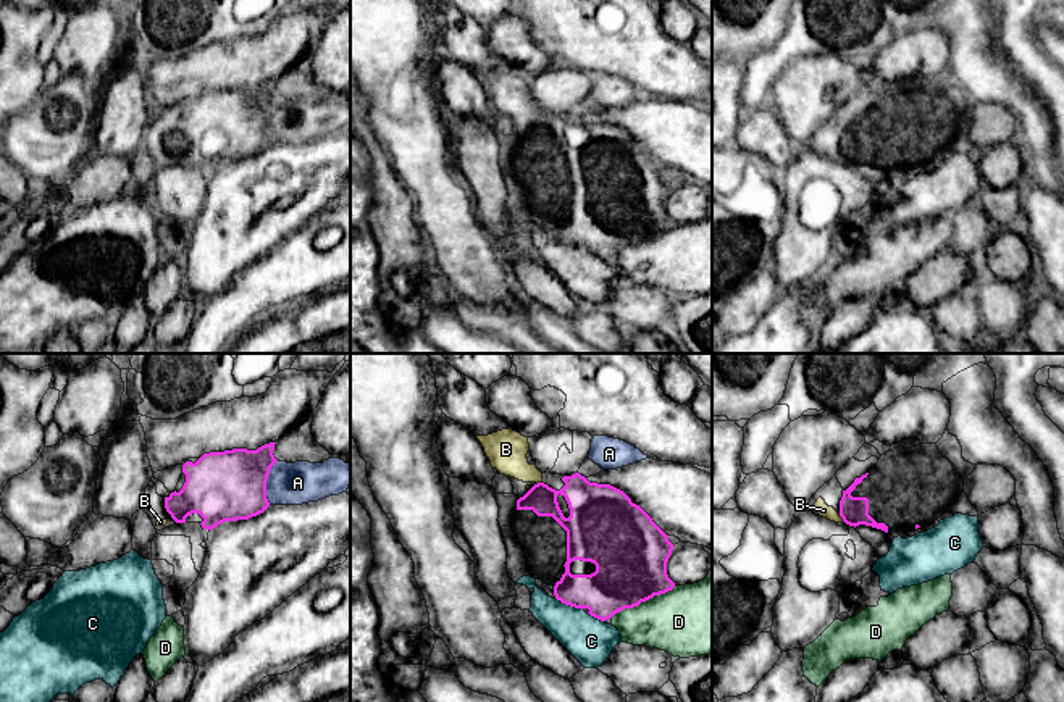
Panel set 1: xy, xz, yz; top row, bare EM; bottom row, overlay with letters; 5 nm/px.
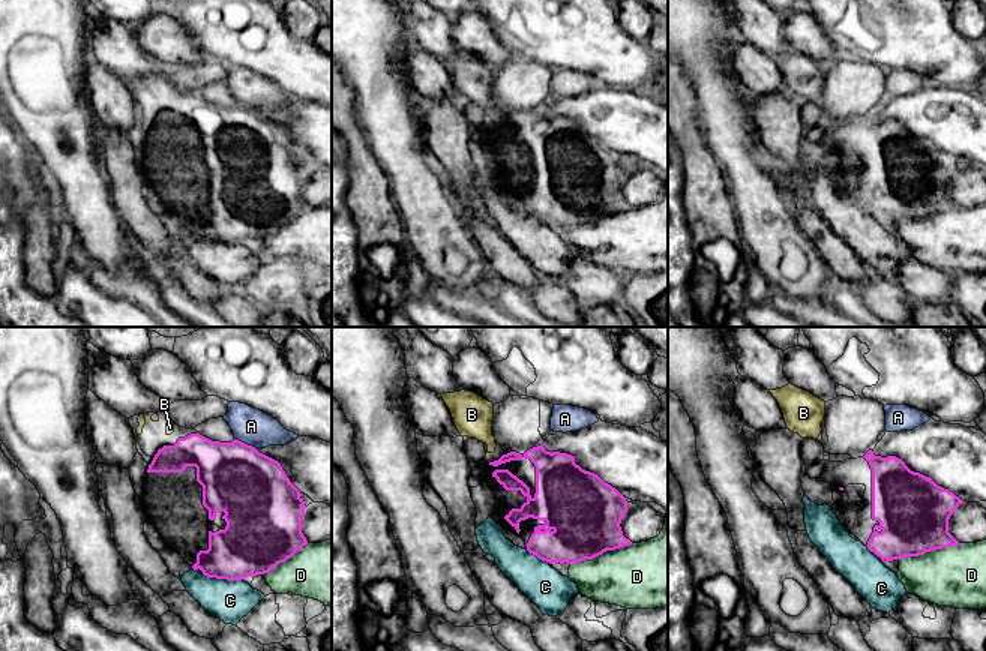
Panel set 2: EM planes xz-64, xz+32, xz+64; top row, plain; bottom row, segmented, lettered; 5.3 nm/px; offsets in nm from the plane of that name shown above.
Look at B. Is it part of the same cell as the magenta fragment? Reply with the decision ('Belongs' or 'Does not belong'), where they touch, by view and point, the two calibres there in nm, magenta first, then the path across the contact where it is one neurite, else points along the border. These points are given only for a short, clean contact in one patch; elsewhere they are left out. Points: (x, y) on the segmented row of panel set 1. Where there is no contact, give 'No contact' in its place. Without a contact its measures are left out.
Belongs. Touches magenta at yz (840, 515). Thickness 140 nm (magenta) against 70 nm. Path across: yz (854, 510), (840, 515), (824, 510)

